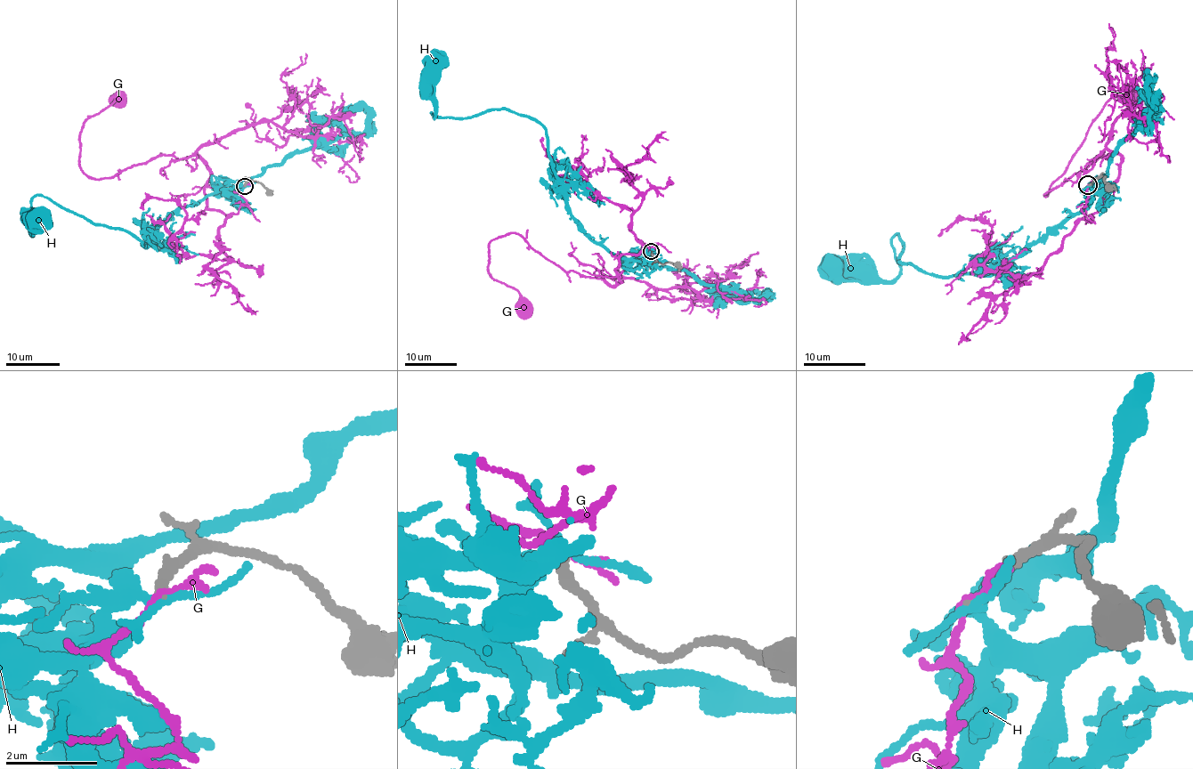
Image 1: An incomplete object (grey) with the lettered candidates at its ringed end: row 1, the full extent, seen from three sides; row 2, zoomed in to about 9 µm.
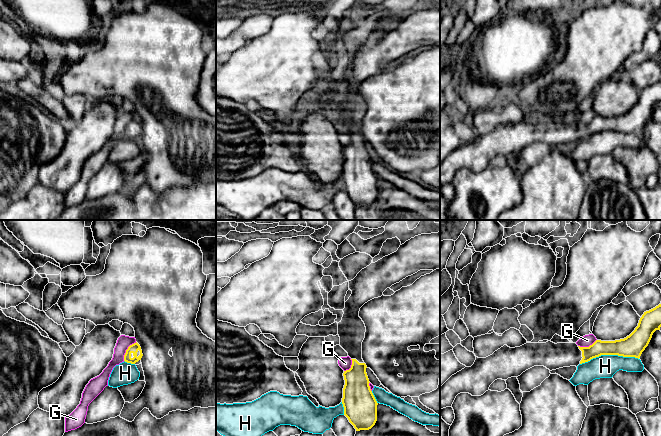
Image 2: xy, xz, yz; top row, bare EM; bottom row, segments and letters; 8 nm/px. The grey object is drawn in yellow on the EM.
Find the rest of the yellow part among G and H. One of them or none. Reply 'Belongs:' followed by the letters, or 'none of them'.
Belongs: none of them

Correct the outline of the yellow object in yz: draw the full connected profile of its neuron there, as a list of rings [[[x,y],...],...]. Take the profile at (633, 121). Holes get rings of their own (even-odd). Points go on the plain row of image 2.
[[[661,80],[644,88],[638,102],[626,114],[615,117],[596,116],[589,123],[580,123],[576,119],[526,119],[520,123],[510,124],[504,121],[486,134],[478,134],[471,143],[465,143],[452,151],[440,163],[440,186],[451,183],[456,172],[460,169],[469,169],[472,172],[481,172],[489,166],[490,161],[497,155],[507,156],[518,153],[534,142],[544,142],[550,147],[563,143],[578,142],[601,131],[618,131],[623,133],[640,134],[648,122],[653,109],[661,103]]]

